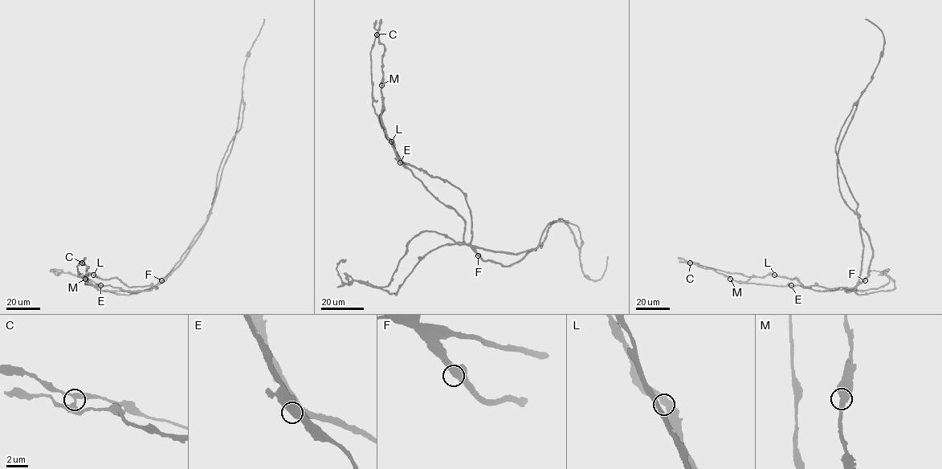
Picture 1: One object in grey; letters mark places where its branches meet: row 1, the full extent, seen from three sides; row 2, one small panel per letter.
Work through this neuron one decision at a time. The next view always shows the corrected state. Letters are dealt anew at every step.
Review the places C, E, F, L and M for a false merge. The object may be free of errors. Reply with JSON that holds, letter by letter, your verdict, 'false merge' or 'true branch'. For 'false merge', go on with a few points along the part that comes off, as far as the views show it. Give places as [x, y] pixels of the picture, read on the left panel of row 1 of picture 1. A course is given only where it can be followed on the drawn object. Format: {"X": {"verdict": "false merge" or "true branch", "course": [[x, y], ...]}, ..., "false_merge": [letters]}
{"C": {"verdict": "false merge", "course": [[82, 263], [90, 285], [149, 291], [164, 281], [210, 210], [224, 155], [241, 125], [242, 90]]}, "E": {"verdict": "true branch"}, "F": {"verdict": "true branch"}, "L": {"verdict": "true branch"}, "M": {"verdict": "true branch"}, "false_merge": ["C"]}

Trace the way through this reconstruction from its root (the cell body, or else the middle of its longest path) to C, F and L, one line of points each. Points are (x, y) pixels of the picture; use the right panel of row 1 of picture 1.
C: (862, 246), (858, 283), (852, 289), (814, 291), (798, 285), (738, 282), (711, 269), (690, 263)
F: (862, 246), (858, 282), (865, 280)
L: (862, 246), (858, 283), (853, 287), (803, 287), (796, 277), (789, 279), (774, 275)

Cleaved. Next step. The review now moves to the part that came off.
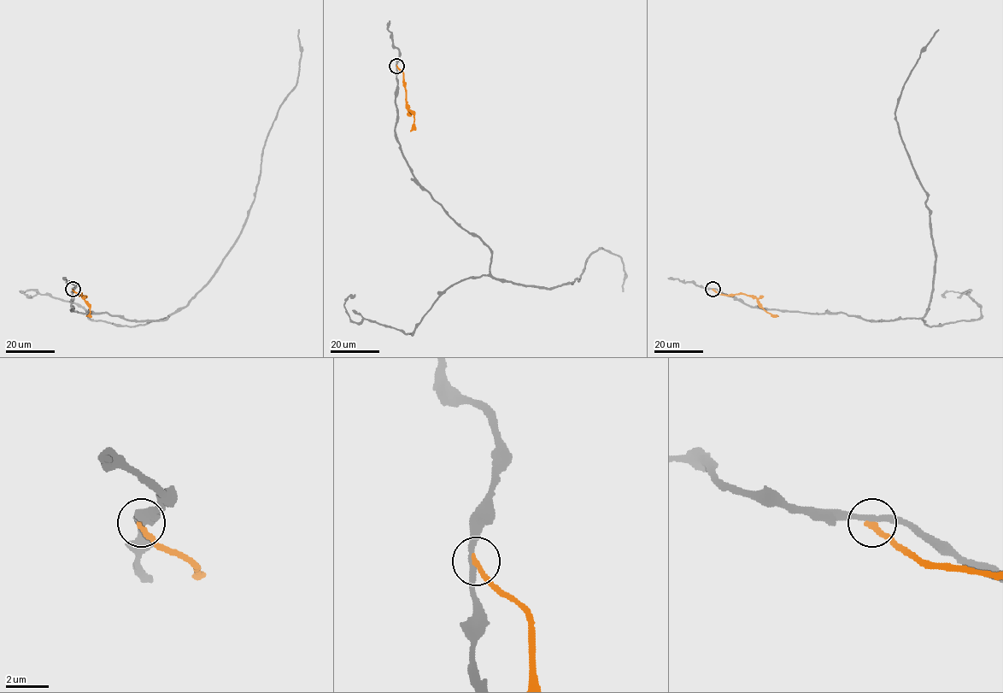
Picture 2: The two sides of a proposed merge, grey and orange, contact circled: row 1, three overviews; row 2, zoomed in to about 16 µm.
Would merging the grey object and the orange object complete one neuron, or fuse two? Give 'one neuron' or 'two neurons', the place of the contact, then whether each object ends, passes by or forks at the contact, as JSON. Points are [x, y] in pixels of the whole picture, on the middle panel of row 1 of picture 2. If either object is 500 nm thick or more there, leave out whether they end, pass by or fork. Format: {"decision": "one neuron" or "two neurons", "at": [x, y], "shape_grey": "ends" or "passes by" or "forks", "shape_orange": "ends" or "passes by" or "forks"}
{"decision": "two neurons", "at": [396, 66], "shape_grey": "passes by", "shape_orange": "ends"}

